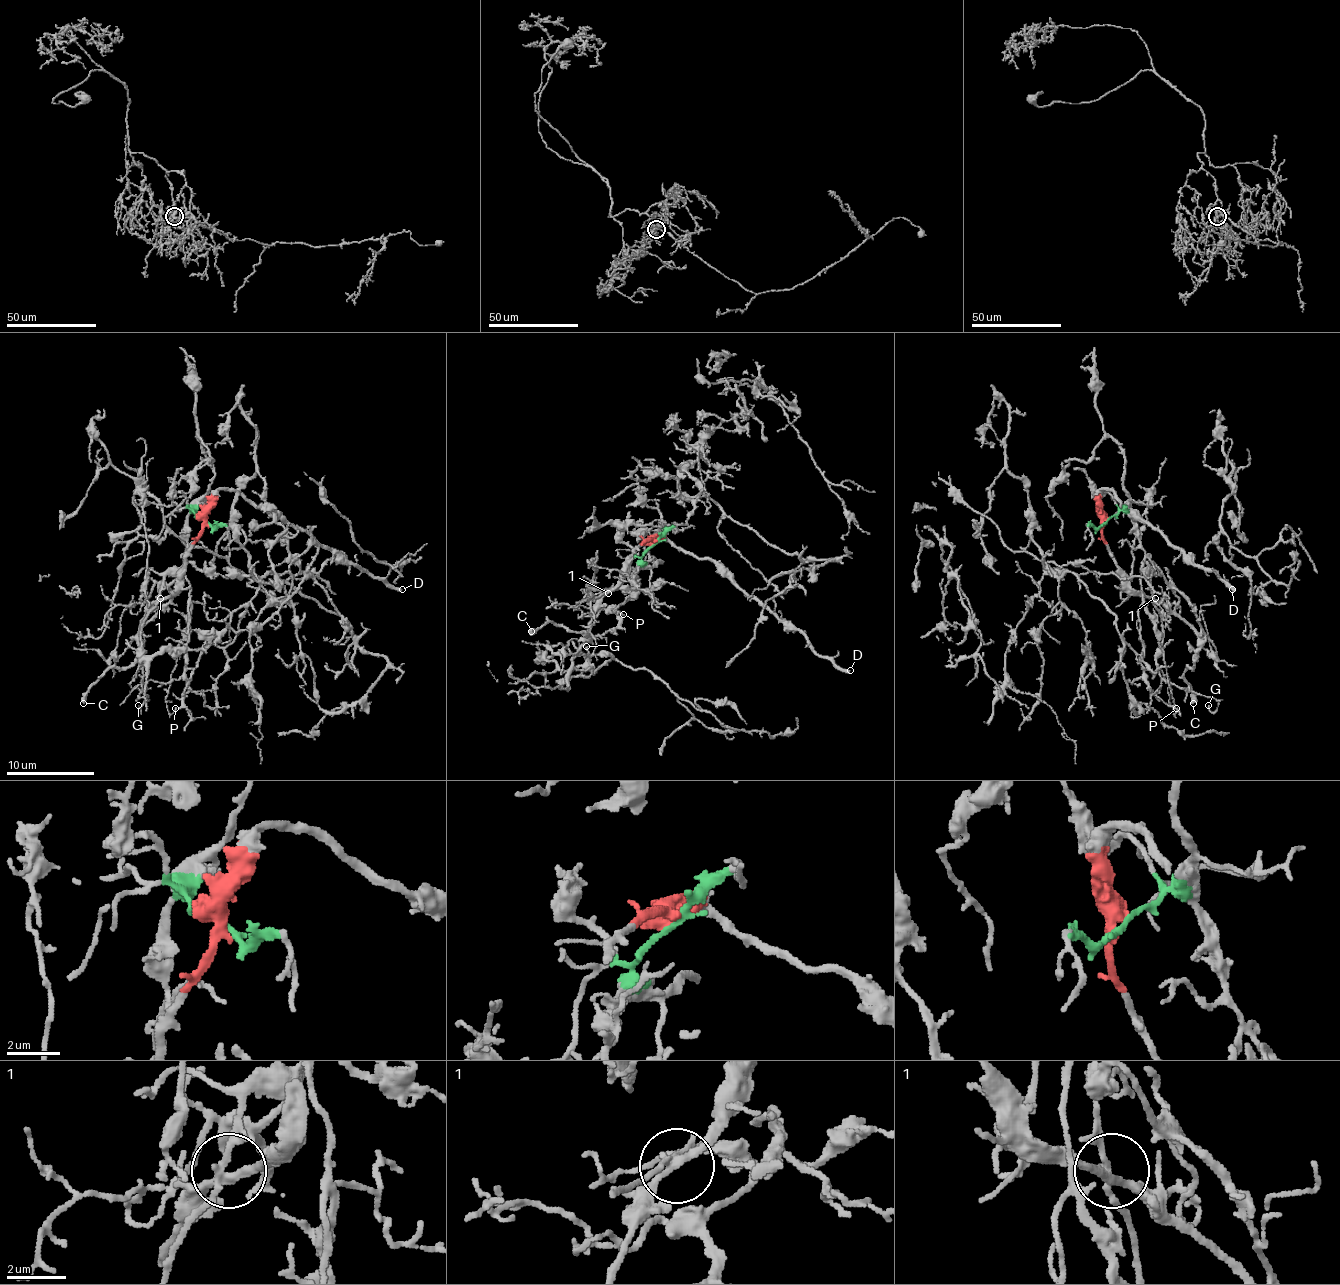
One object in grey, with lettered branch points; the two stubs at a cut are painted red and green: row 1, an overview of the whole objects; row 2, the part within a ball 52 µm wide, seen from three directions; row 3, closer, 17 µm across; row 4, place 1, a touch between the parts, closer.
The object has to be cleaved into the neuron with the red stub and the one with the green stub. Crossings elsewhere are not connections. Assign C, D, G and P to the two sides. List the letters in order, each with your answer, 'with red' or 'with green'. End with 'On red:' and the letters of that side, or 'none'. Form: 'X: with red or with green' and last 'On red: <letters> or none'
C: with red
D: with red
G: with green
P: with green
On red: C, D

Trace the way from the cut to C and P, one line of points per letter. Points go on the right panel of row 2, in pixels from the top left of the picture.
C: (1104, 521), (1102, 540), (1117, 574), (1133, 589), (1174, 611), (1196, 635), (1199, 655), (1183, 675), (1192, 703)
P: (1106, 521), (1124, 512), (1137, 532), (1139, 547), (1144, 551), (1144, 611), (1159, 640), (1174, 714), (1177, 708)

